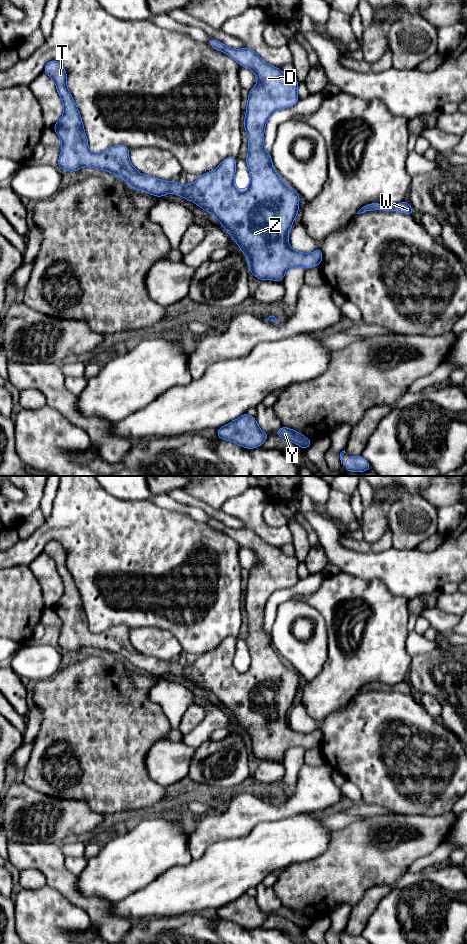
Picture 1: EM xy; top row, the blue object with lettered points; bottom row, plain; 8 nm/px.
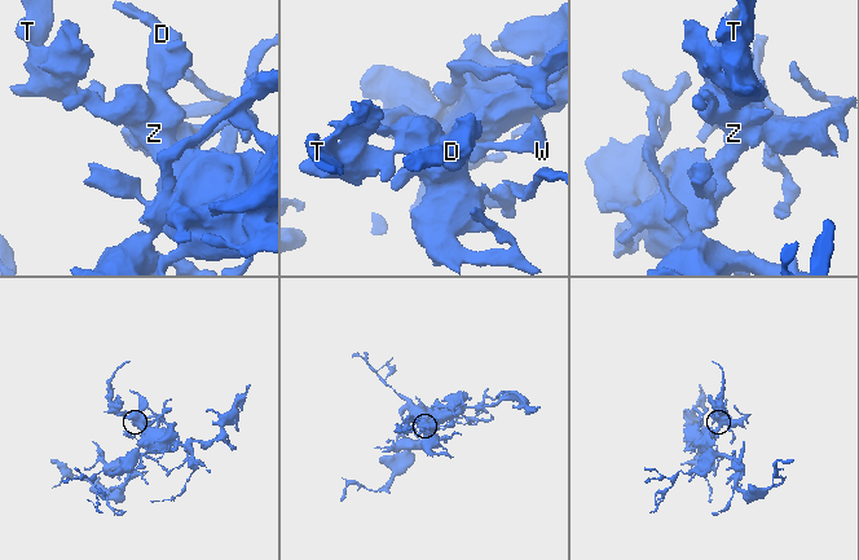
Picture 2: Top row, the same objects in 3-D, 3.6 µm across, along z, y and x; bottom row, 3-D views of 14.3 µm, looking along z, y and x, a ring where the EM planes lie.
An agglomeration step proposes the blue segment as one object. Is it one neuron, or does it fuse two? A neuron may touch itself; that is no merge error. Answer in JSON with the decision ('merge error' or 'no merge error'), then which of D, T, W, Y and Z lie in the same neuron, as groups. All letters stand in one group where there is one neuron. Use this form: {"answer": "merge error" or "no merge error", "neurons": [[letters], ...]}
{"answer": "no merge error", "neurons": [["D", "T", "W", "Y", "Z"]]}

